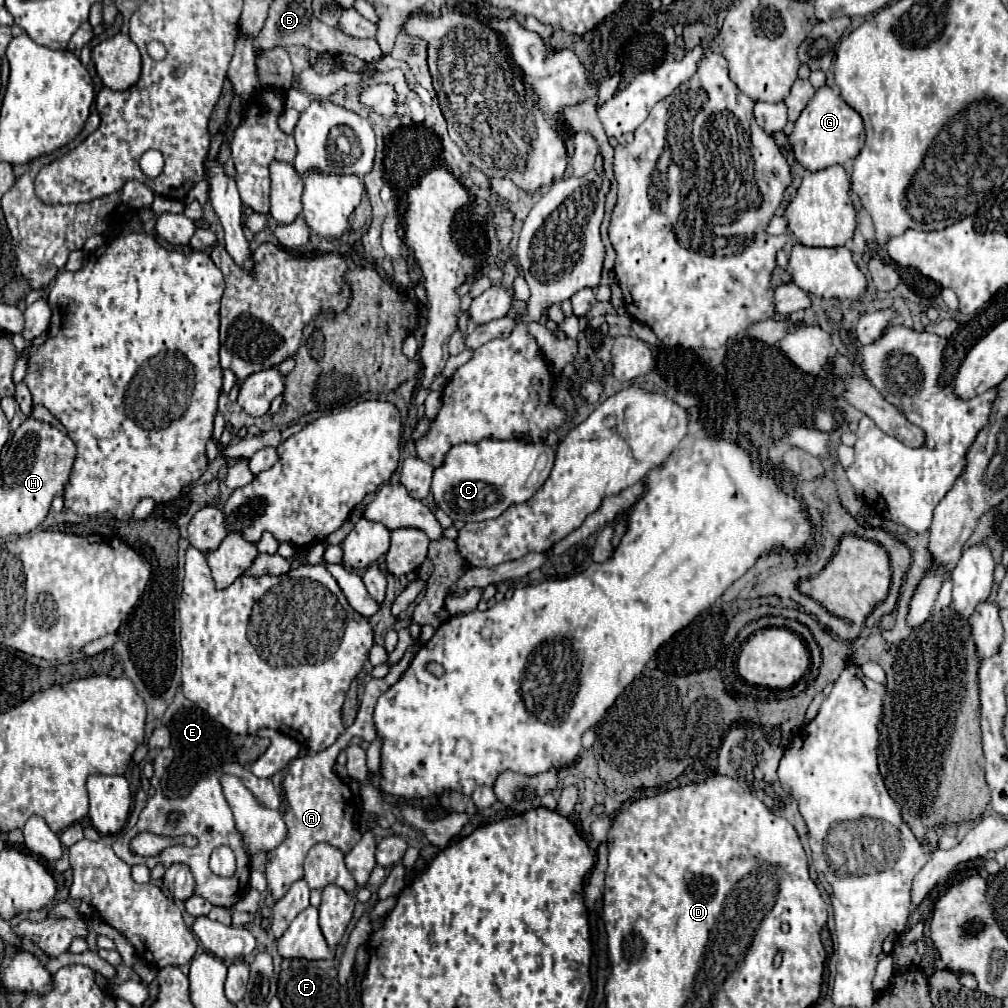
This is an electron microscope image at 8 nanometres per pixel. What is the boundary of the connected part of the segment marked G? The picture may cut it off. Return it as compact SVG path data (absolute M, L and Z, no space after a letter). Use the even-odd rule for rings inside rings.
M827 85L817 89L815 97L801 111L789 135L789 143L797 163L803 165L807 171L821 171L825 167L843 165L845 161L855 159L863 147L863 141L865 141L865 129L863 129L861 115L855 109L851 109Z

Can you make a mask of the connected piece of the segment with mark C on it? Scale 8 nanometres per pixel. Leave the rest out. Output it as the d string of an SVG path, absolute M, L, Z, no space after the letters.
M483 439L473 445L455 445L445 453L441 467L435 467L431 495L439 509L453 521L485 521L499 517L509 505L523 503L545 483L555 461L555 449L545 443L523 443L521 439Z

